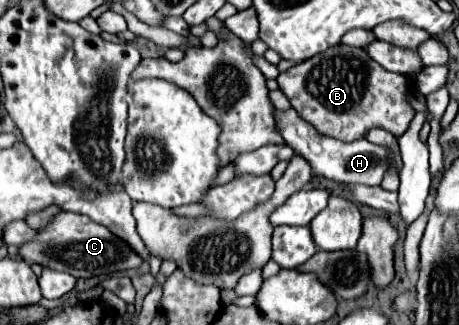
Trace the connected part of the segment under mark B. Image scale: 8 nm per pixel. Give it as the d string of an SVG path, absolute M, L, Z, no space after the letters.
M338 44L282 72L276 82L300 118L310 122L320 134L344 142L362 138L372 126L402 136L414 118L414 110L406 102L406 92L414 84L408 82L408 76L388 72L378 62L372 62L362 48Z

